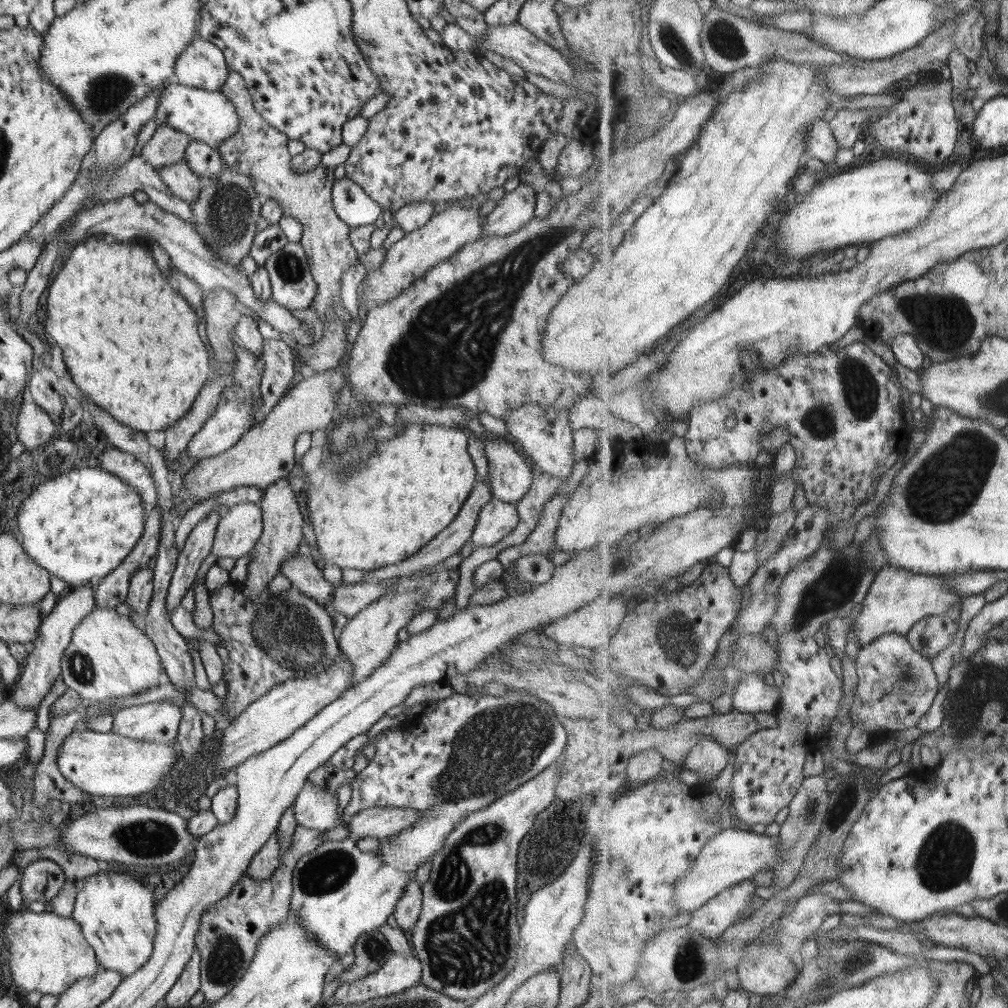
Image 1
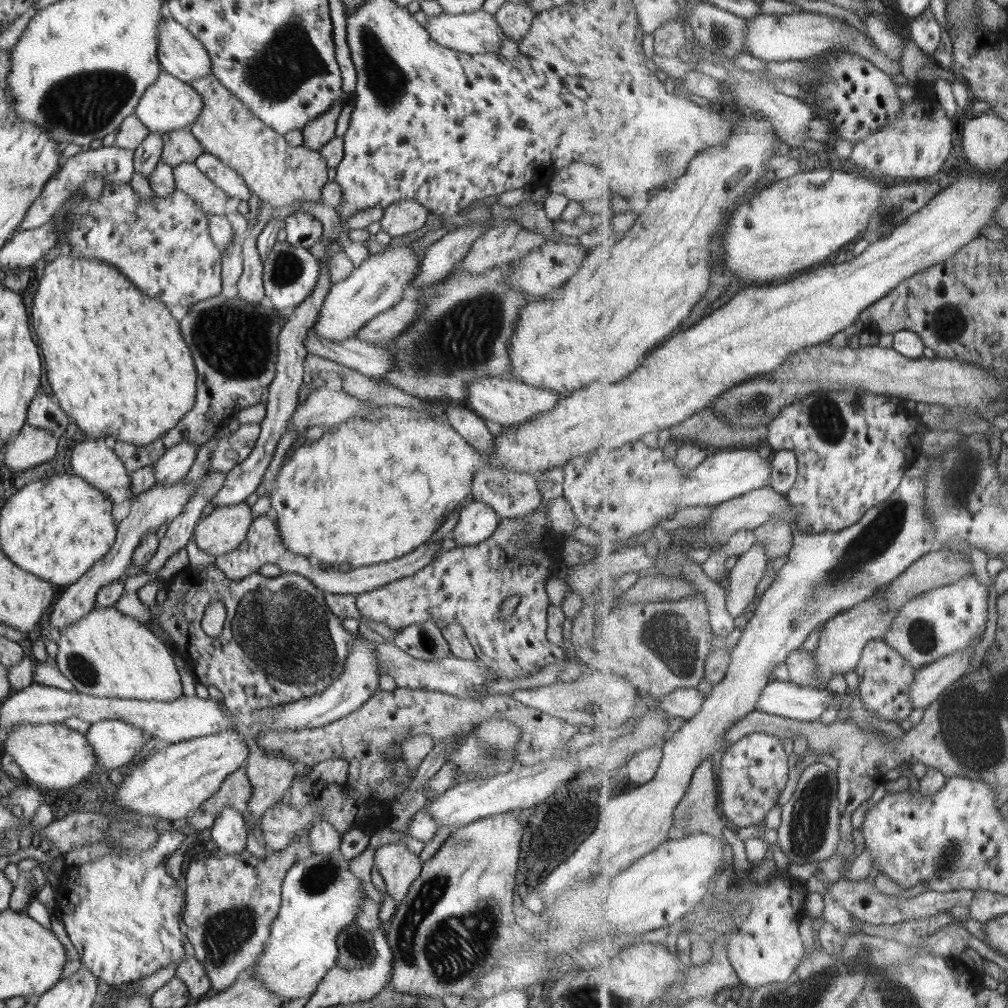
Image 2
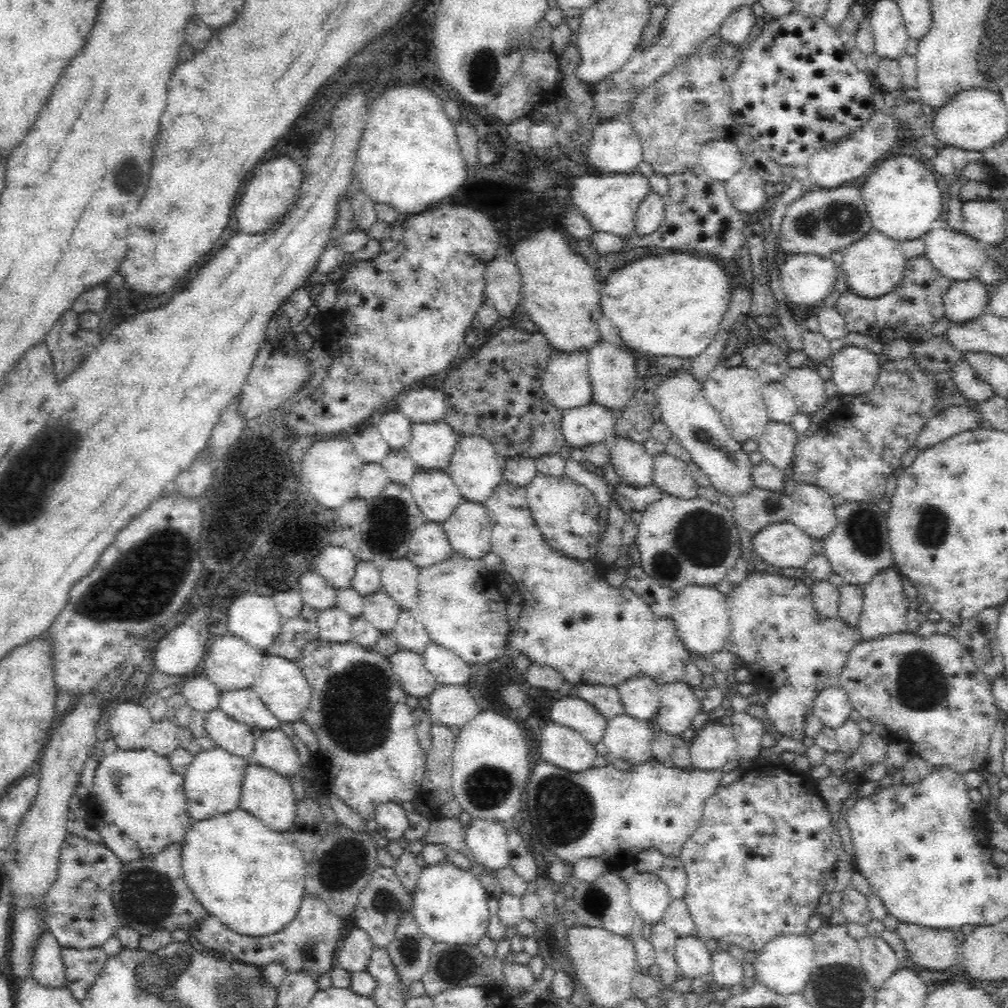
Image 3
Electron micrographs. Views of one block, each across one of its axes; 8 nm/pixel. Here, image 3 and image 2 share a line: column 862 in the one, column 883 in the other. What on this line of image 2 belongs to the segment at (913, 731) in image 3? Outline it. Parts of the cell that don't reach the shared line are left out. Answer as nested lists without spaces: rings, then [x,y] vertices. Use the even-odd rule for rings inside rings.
[[[885,639],[873,640],[862,655],[861,663],[856,672],[860,675],[858,677],[858,689],[860,690],[861,700],[870,709],[878,712],[880,715],[889,718],[891,721],[902,722],[902,720],[909,719],[912,712],[917,708],[913,699],[913,686],[918,678],[919,668],[905,655],[899,652],[895,646],[892,646]]]

